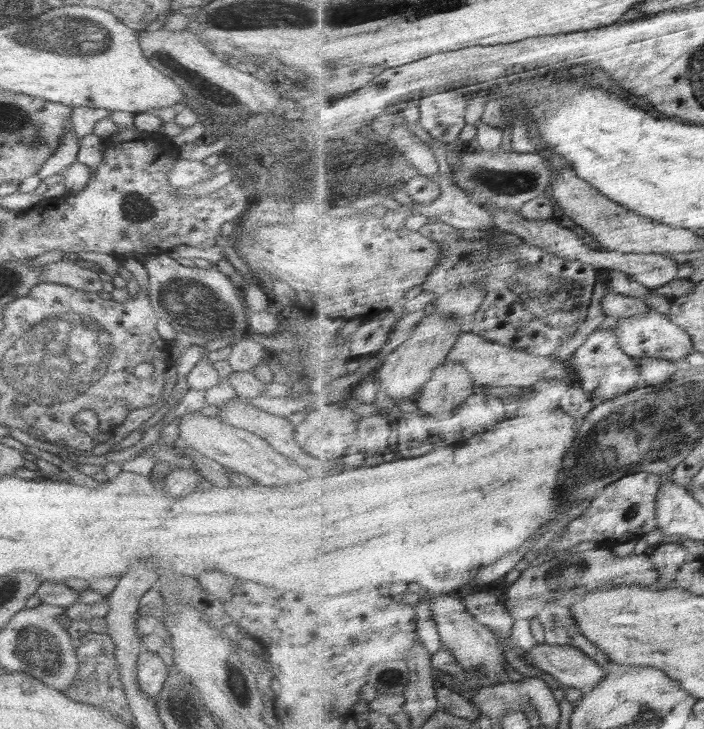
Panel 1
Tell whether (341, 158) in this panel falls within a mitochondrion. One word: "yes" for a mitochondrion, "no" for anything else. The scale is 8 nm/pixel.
yes

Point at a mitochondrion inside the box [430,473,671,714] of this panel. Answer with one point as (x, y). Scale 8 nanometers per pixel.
(554, 582)

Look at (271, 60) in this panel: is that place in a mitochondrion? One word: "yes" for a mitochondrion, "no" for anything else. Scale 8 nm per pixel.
no

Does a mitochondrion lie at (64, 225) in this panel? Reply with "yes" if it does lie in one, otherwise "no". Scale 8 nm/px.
no

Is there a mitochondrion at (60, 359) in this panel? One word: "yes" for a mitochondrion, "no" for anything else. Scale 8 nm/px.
yes

